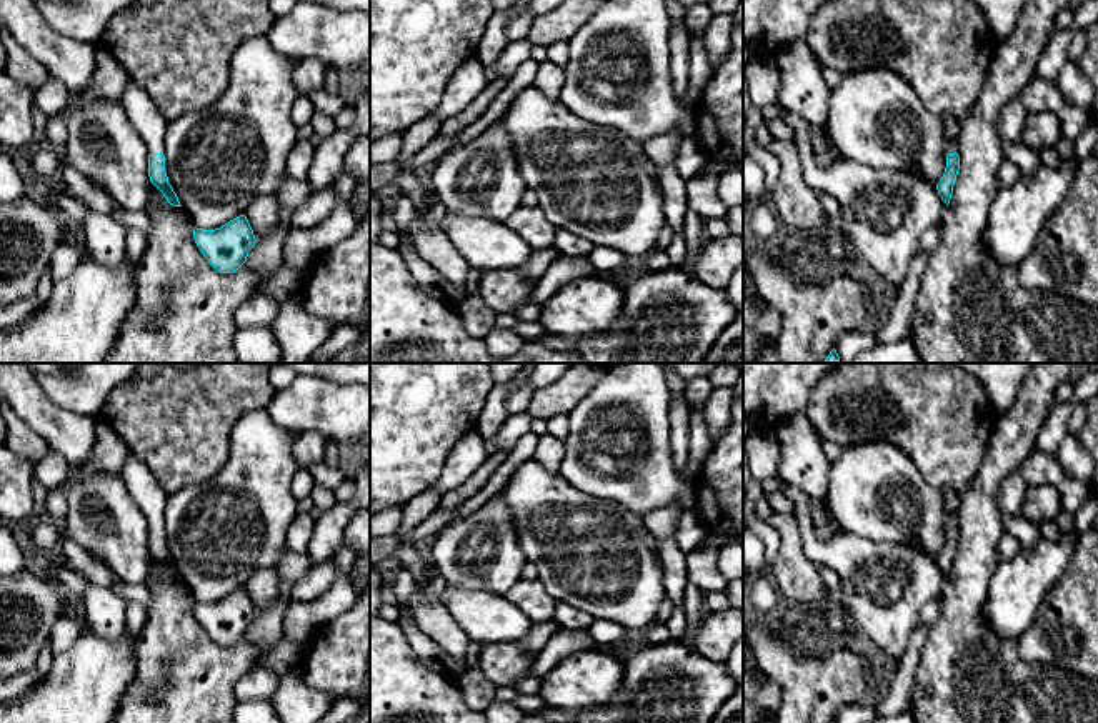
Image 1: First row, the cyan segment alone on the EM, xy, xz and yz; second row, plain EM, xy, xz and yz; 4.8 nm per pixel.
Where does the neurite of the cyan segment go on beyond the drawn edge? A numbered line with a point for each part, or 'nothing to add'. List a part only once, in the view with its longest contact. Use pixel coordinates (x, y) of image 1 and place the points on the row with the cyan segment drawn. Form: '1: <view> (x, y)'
1: xy (147, 120)

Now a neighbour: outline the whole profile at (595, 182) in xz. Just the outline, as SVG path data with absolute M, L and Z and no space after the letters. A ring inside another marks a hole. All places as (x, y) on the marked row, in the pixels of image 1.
M535 85L523 88L502 117L502 128L512 137L518 170L527 188L537 195L537 205L556 228L568 230L596 247L610 247L630 262L638 262L655 250L666 218L656 167L645 155L641 143L620 130L598 127L566 108L560 100L548 98Z

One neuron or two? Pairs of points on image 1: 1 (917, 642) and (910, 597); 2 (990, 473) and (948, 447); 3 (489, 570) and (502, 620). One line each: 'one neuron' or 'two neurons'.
1: two neurons
2: two neurons
3: two neurons

